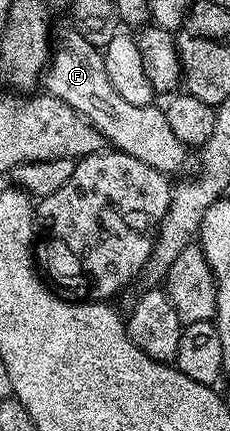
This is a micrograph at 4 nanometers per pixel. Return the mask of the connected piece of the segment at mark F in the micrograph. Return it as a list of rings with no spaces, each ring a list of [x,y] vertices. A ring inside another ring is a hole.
[[[74,27],[54,38],[45,85],[46,81],[46,92],[50,96],[69,103],[69,107],[80,113],[103,136],[104,142],[118,152],[133,155],[133,159],[141,159],[141,163],[149,163],[149,167],[168,175],[174,175],[186,163],[188,146],[173,135],[163,109],[155,109],[154,104],[133,107],[133,103],[125,103],[125,99],[113,91],[113,83],[109,83],[101,49],[86,42]]]

